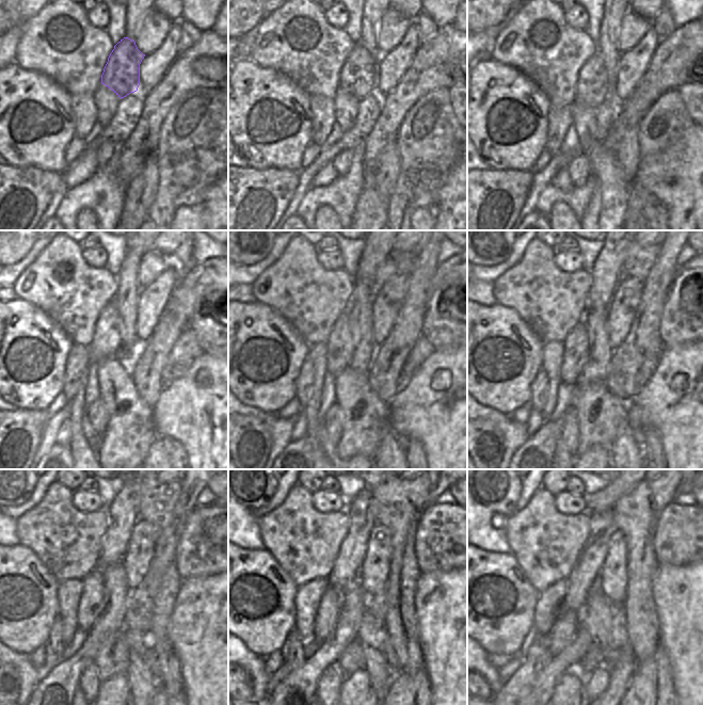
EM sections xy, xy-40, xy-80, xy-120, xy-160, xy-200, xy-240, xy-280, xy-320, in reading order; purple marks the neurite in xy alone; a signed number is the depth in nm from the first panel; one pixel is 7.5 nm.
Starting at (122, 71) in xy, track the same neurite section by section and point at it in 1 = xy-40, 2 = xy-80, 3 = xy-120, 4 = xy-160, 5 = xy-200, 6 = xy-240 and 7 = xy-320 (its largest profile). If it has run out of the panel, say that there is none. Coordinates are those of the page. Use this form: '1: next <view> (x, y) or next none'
1: next xy-40 (358, 77)
2: next xy-80 (592, 89)
3: next xy-120 (106, 342)
4: next xy-160 (339, 347)
5: next xy-200 (576, 350)
6: next xy-240 (93, 599)
7: next xy-320 (565, 624)

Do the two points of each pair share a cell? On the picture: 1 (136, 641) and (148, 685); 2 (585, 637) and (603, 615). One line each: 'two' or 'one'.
1: one
2: two

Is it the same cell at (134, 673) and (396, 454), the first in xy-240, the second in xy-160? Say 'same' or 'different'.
same

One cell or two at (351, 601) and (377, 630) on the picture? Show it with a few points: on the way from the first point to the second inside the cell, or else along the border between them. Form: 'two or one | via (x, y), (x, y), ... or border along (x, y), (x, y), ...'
two | border along (365, 610), (360, 621), (356, 638)

